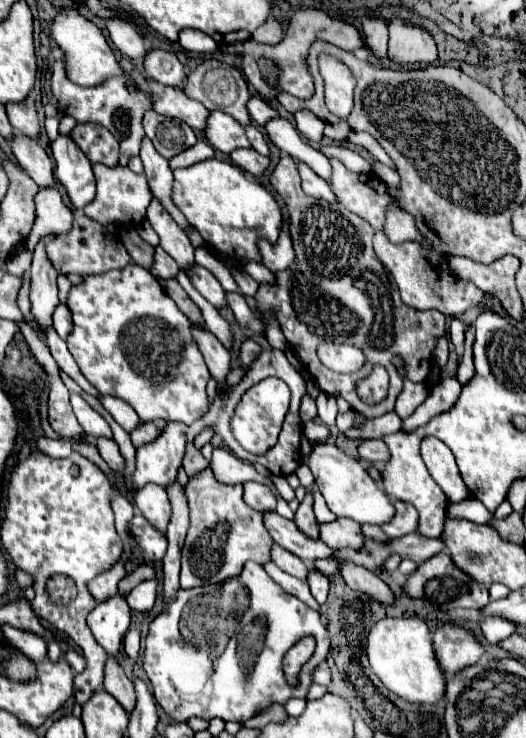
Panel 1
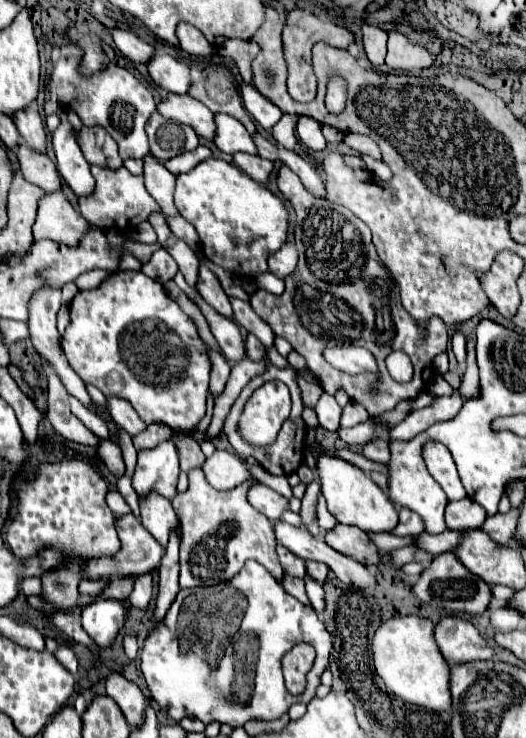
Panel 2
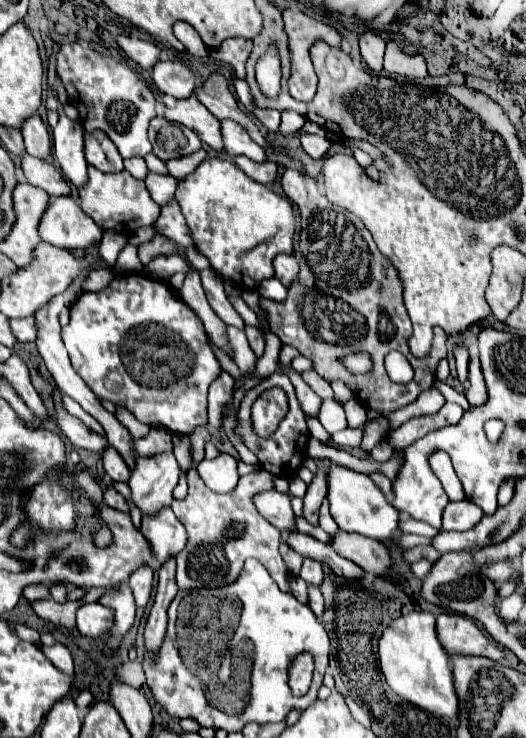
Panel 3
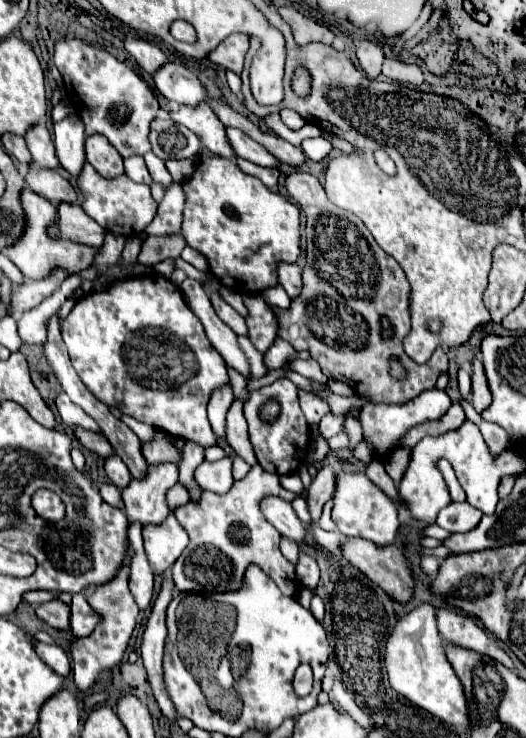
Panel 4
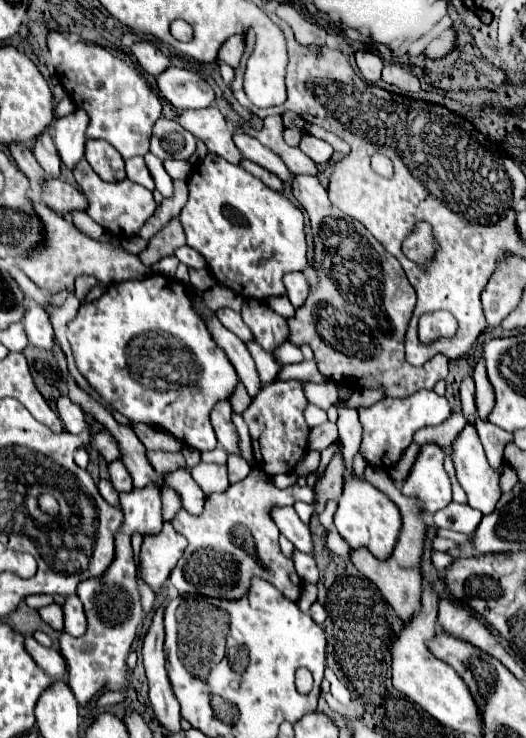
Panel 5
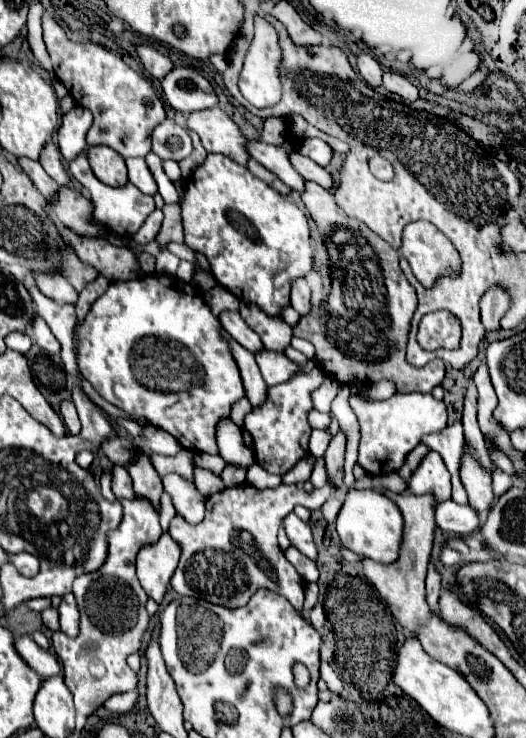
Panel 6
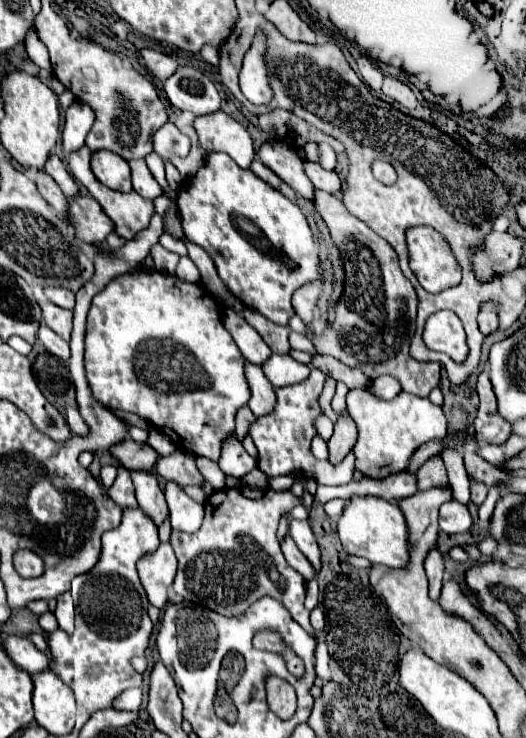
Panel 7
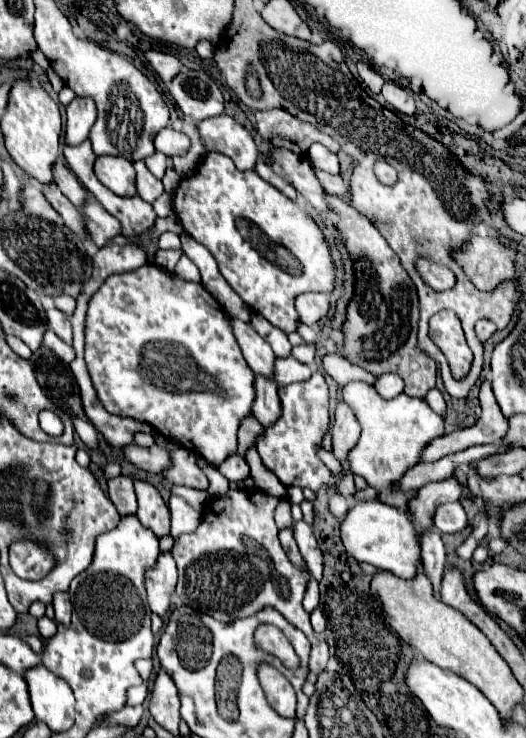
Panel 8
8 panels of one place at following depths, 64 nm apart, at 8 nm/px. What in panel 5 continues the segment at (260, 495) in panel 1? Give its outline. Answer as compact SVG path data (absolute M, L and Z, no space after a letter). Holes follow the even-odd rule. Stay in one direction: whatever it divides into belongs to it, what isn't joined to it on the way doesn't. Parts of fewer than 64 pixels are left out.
M292 506L286 508L274 508L272 518L276 522L276 526L280 528L280 532L296 546L296 550L312 554L312 536L310 536L310 528L298 518L298 514L294 512Z

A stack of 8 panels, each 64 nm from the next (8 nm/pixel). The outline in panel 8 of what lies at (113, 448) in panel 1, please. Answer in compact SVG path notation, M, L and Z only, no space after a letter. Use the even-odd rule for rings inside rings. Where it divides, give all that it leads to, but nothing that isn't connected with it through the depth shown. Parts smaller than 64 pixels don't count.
M118 476L118 478L110 478L107 481L108 492L110 492L110 500L114 502L116 510L120 516L130 516L136 514L136 494L134 494L134 484L130 478L126 476Z

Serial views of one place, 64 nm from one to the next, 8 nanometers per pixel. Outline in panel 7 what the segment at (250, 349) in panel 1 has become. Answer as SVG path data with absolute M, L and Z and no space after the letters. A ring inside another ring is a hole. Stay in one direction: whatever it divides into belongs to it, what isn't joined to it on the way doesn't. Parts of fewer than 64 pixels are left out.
M244 308L242 314L262 336L262 340L272 348L274 354L288 354L290 352L290 344L288 344L288 328L278 326L268 322L260 312L252 310L252 308Z

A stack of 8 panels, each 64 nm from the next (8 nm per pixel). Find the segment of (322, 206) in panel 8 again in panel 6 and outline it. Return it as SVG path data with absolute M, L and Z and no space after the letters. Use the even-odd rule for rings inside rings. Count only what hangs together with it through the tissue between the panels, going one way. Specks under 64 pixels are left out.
M248 142L248 152L256 162L260 162L270 172L274 172L292 190L304 192L304 178L290 164L292 150L294 150L294 146L288 142L284 142L282 146L272 146L272 144L264 144L264 142Z

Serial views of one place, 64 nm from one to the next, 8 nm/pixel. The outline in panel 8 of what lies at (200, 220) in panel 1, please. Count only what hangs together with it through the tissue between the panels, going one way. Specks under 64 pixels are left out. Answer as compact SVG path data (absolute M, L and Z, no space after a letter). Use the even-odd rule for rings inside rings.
M208 152L206 158L196 168L196 172L180 180L174 192L172 206L182 228L196 242L206 246L210 254L216 258L220 274L236 290L236 294L252 310L256 310L256 314L264 316L270 324L278 326L286 334L296 332L300 322L298 312L294 308L294 298L298 294L304 292L330 294L334 290L336 264L330 256L330 246L318 224L280 190L264 182L254 170L250 172L238 170L228 156L220 152Z

